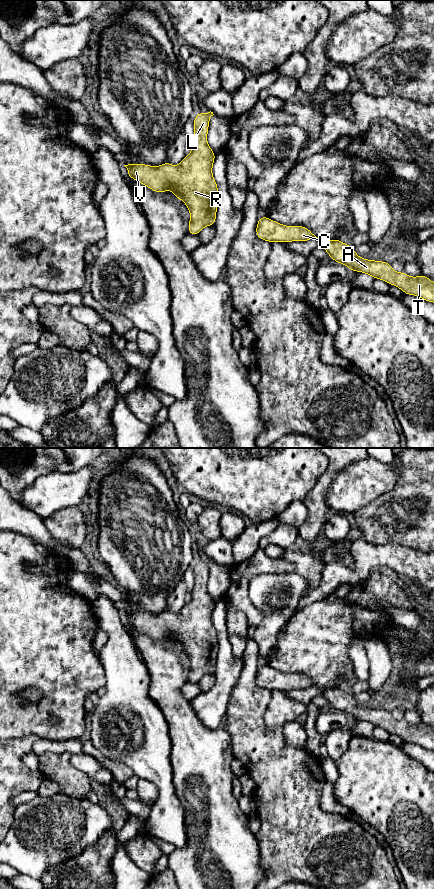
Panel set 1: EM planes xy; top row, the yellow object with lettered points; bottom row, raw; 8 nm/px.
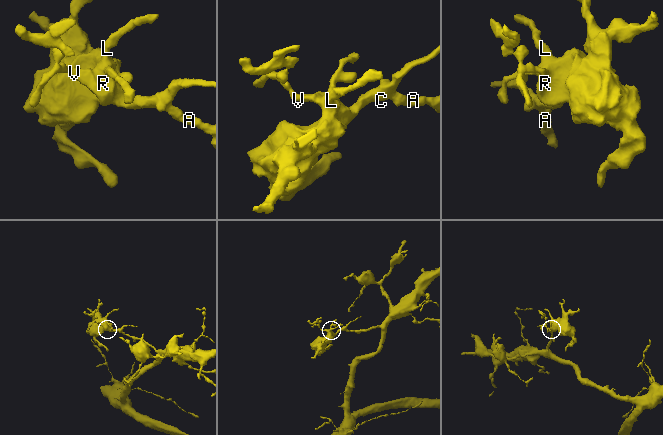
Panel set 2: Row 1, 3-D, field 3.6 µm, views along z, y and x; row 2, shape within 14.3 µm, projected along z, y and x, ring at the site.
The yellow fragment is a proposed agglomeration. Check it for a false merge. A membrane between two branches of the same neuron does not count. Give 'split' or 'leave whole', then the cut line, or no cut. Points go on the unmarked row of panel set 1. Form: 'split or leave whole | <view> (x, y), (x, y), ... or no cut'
leave whole | no cut

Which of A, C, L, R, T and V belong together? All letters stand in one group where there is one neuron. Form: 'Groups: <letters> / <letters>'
Groups: A C L R T V

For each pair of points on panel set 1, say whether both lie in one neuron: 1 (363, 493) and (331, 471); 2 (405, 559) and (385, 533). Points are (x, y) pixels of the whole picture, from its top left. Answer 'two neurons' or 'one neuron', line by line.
1: two neurons
2: two neurons

